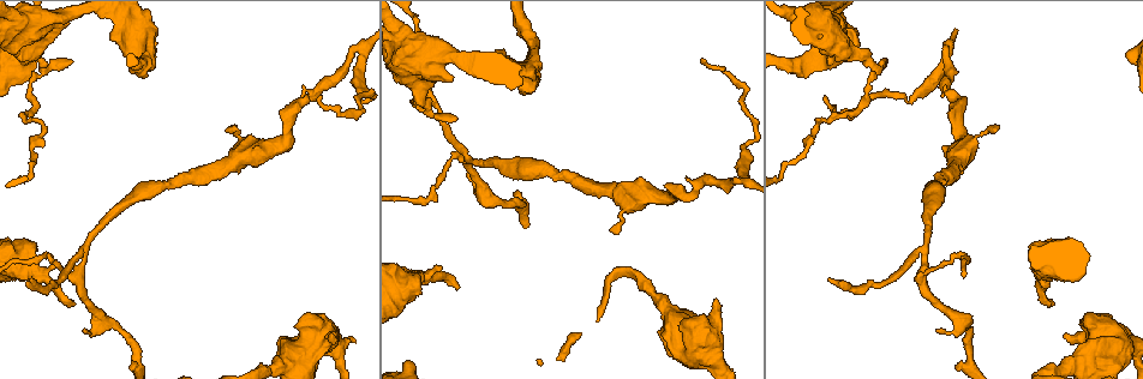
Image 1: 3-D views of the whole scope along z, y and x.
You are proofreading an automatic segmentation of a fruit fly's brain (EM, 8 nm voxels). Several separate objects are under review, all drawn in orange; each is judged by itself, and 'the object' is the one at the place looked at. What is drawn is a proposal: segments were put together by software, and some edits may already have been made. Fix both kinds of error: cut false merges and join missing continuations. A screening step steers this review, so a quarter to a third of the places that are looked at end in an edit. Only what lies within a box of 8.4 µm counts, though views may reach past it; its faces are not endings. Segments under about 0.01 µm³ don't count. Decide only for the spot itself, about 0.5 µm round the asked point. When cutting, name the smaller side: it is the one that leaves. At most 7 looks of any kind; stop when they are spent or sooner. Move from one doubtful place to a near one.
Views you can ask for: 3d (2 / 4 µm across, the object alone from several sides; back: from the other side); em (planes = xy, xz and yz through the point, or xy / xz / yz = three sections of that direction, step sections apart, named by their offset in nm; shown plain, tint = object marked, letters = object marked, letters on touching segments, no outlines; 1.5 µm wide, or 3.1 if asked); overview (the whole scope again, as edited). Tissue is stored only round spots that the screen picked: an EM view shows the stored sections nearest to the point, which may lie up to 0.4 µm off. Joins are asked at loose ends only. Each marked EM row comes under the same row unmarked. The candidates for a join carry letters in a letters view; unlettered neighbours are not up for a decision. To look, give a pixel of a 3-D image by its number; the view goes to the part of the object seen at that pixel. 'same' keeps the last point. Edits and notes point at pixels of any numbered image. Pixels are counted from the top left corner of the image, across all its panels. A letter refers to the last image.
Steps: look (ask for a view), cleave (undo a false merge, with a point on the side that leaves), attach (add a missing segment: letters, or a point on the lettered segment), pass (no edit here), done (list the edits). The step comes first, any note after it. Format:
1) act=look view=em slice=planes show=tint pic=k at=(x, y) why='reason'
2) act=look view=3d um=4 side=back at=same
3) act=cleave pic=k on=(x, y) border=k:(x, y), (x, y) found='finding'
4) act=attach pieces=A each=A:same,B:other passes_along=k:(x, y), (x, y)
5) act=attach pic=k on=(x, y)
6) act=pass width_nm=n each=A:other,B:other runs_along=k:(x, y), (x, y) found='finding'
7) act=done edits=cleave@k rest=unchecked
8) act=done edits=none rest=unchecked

act=look view=em slice=planes show=letters pic=1 at=(226, 128) why='thin end'

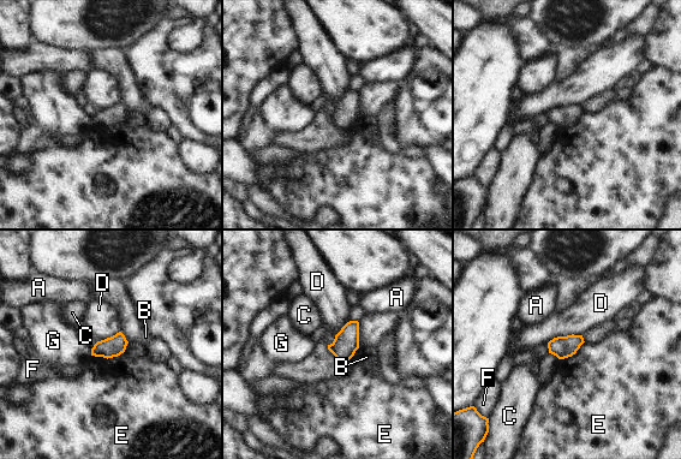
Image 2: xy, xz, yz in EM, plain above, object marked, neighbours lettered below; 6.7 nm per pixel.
act=pass width_nm=140 each=A:other,B:other,C:other,D:other,E:other,F:other,G:other border=2:(90, 349), (91, 355) found='no lettered segment goes on from it'

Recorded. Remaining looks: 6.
act=look view=3d um=2 pic=1 at=(1066, 334) why='stops while still wide'

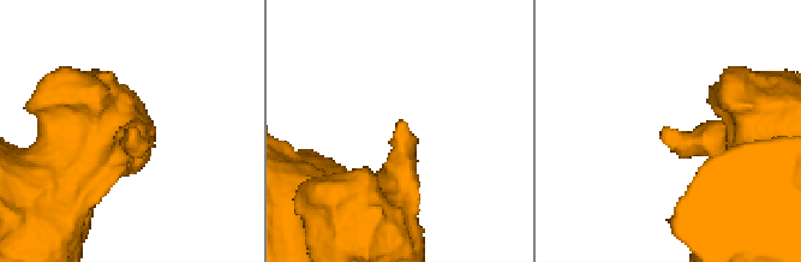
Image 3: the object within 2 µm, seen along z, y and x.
act=look view=em slice=planes show=tint pic=3 at=(402, 123)

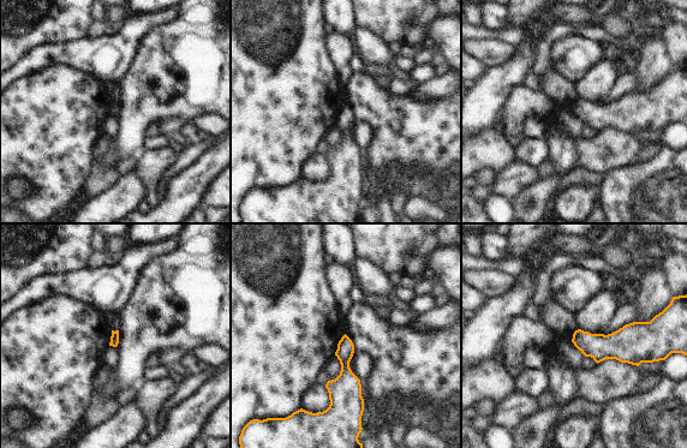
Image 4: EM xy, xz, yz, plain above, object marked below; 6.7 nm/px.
act=look view=em slice=planes show=letters at=same why='see the neighbours'

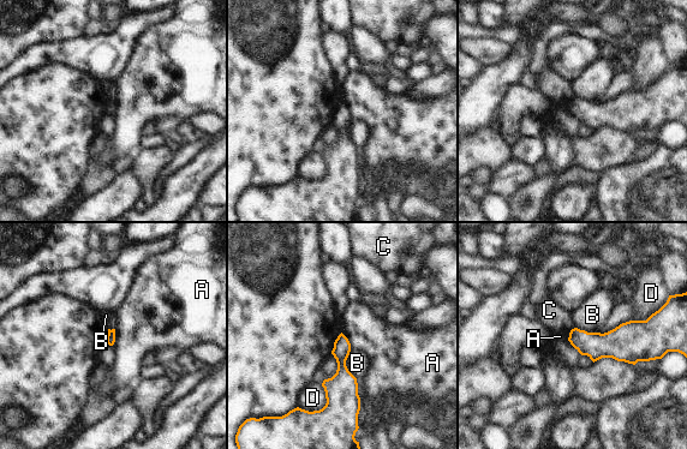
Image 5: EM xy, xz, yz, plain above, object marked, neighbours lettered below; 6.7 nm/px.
act=pass each=A:other,B:other,C:other,D:other border=5:(115, 329), (115, 341), (112, 345) found='no lettered segment goes on from it'

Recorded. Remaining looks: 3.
act=look view=3d um=2 pic=1 at=(1054, 302) why='free end'

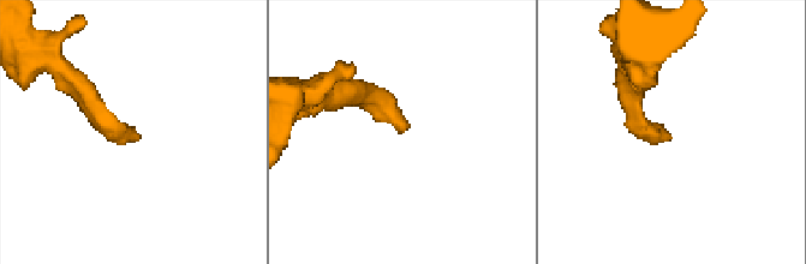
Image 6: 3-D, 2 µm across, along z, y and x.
act=look view=em slice=planes show=letters pic=6 at=(132, 131) why='shape alone is not enough'

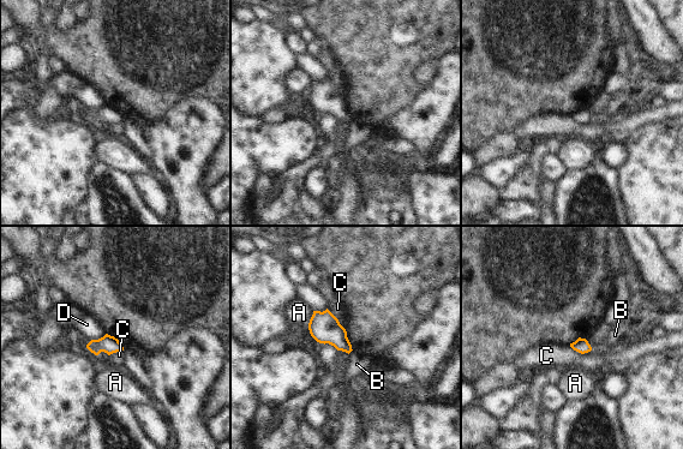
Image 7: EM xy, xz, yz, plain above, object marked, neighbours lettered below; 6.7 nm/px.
act=pass each=A:other,B:other,C:other,D:other border=7:(569, 345), (581, 353), (589, 352) found='none of them fits'

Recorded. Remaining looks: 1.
act=done edits=none rest=unchecked

